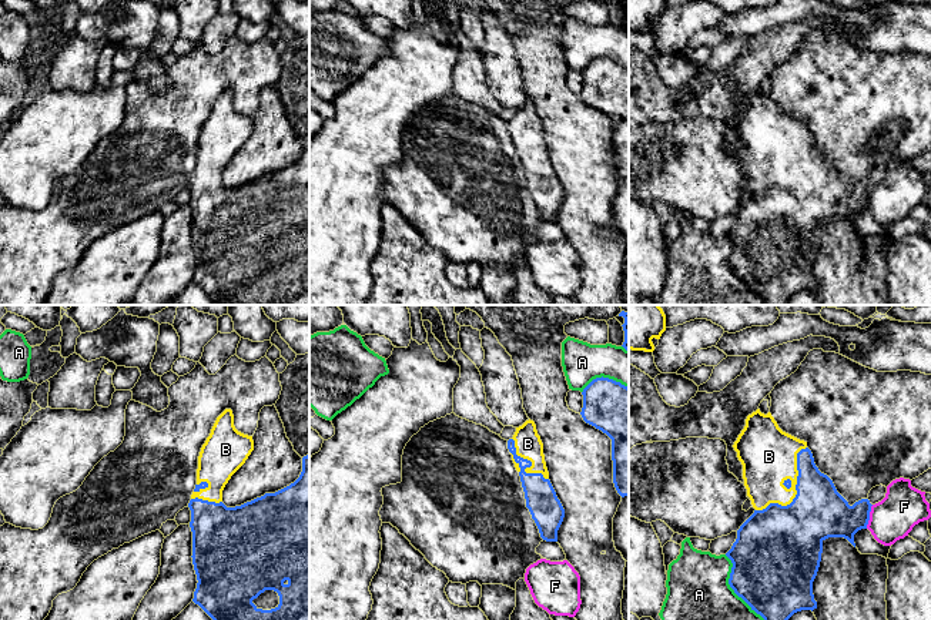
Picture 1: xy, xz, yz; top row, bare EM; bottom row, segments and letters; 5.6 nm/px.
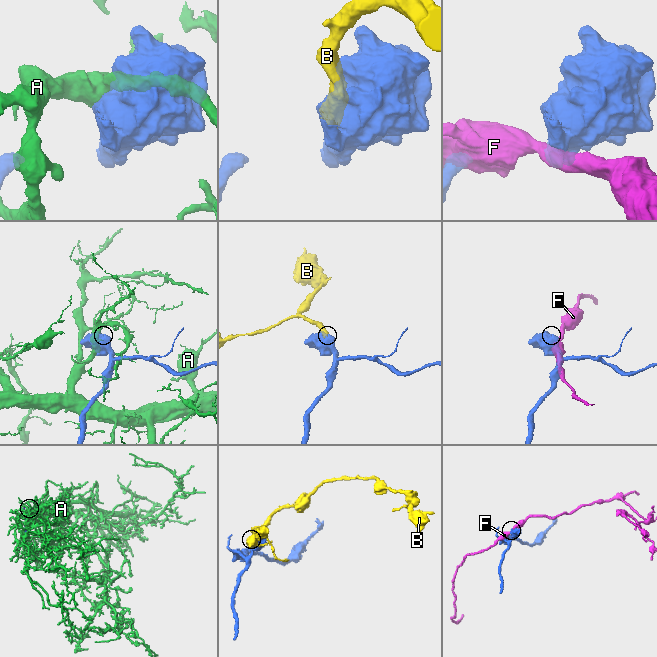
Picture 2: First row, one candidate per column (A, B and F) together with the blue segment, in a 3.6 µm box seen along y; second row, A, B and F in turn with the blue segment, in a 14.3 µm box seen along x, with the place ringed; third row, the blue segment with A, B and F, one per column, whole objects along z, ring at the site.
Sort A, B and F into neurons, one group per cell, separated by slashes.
A / B / F

